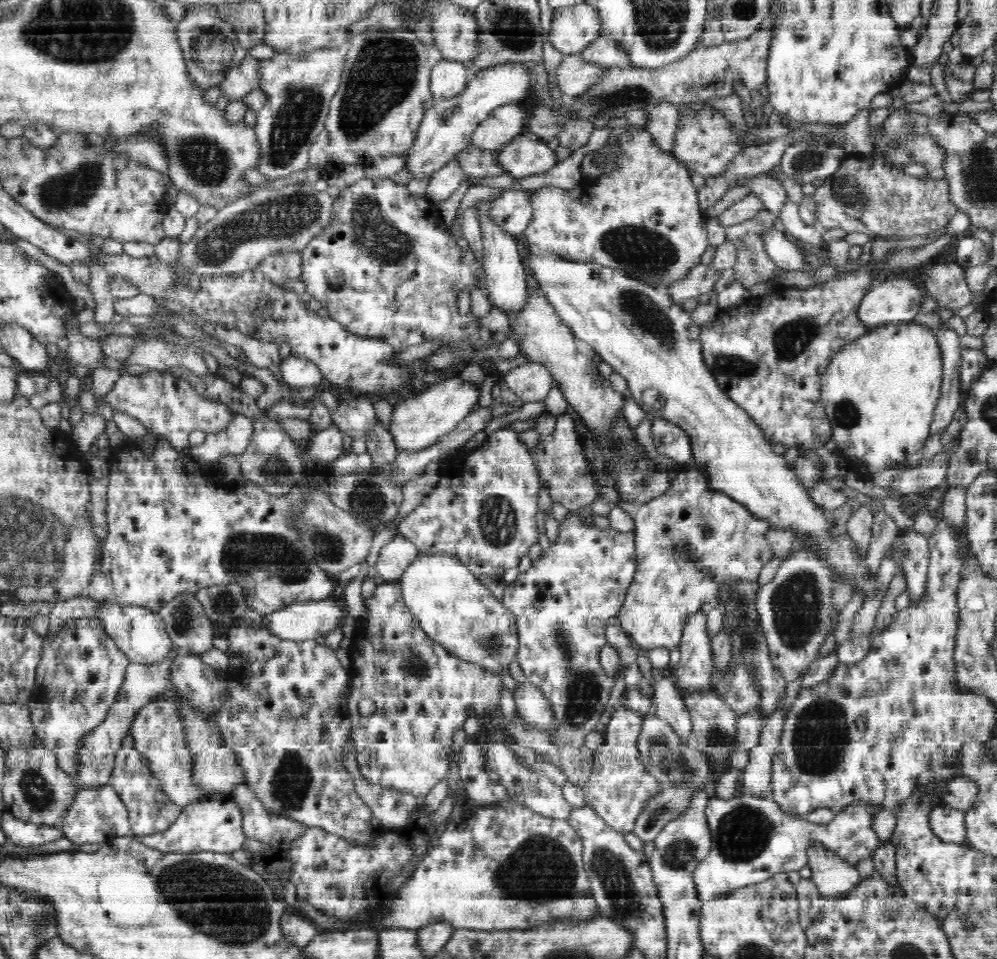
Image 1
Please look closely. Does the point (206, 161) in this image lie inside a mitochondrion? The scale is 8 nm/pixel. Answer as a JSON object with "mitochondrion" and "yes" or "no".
{"mitochondrion":"yes"}

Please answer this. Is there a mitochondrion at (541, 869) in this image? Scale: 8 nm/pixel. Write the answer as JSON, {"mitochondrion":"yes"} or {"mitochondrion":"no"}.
{"mitochondrion":"yes"}

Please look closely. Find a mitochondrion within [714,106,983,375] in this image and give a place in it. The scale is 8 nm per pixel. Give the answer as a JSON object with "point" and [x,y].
{"point":[794,338]}

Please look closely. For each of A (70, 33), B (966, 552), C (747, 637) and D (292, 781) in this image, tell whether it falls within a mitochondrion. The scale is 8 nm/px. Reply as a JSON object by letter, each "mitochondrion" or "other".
{"A":"mitochondrion","B":"other","C":"mitochondrion","D":"mitochondrion"}

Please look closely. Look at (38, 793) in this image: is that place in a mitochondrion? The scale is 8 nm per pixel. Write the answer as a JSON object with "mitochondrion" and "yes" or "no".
{"mitochondrion":"yes"}

